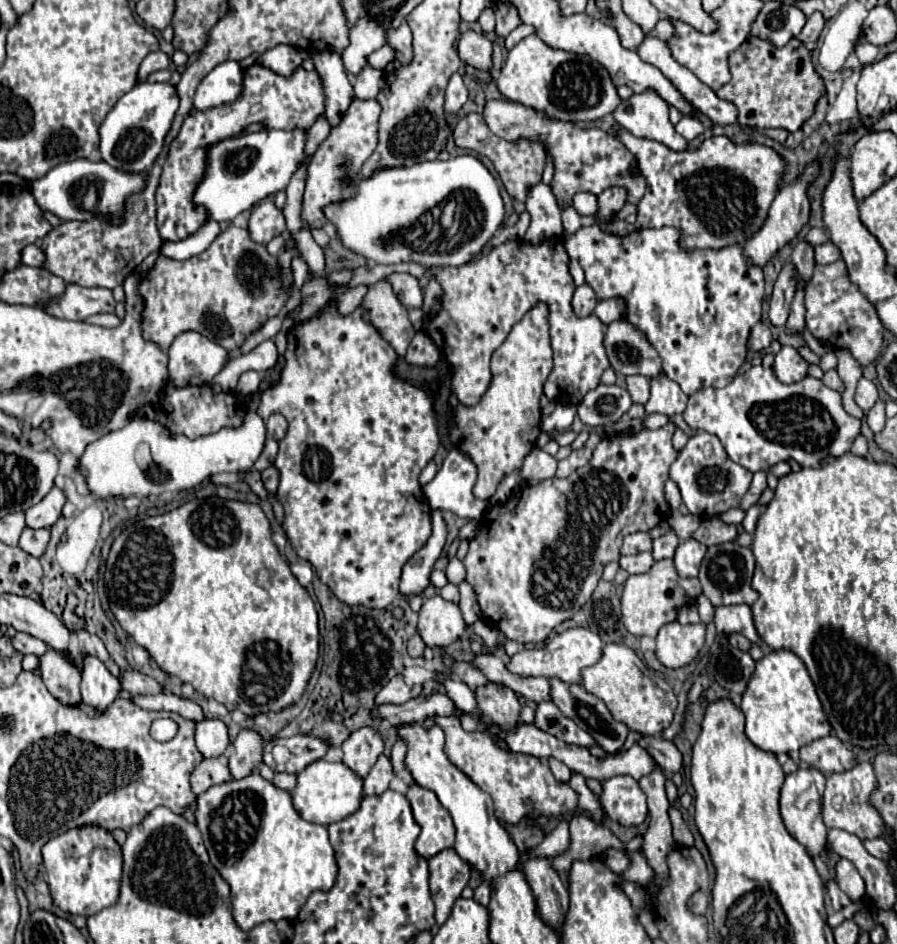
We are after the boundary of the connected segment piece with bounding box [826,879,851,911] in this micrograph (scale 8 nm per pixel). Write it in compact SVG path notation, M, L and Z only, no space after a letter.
M826 881L826 889L828 889L828 893L830 893L830 899L832 899L832 907L834 907L834 911L840 911L842 907L846 907L848 903L851 903L849 897L843 892L840 891L840 887L836 885L836 881Z

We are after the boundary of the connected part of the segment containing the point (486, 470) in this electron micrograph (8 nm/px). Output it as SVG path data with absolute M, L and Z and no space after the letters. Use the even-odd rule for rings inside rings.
M536 305L532 311L524 315L520 323L516 323L508 335L508 339L494 351L492 355L492 381L482 395L476 407L456 407L454 423L450 425L450 441L452 445L460 447L478 467L478 481L474 485L474 495L478 499L488 501L502 477L522 467L524 457L534 449L536 437L540 433L540 395L546 377L552 371L552 349L550 349L550 335L548 335L548 321L546 321L546 305Z

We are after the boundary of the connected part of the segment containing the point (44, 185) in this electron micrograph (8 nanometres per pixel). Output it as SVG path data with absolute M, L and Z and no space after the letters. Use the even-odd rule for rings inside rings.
M74 159L50 169L44 177L32 181L30 189L44 211L54 213L62 221L90 221L102 217L110 225L124 221L126 199L140 193L146 185L146 173L128 173L108 165L106 161Z

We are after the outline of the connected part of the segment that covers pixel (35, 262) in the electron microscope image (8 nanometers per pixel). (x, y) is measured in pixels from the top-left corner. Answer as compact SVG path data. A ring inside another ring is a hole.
M28 245L24 251L22 251L22 263L24 265L30 265L30 267L42 267L46 261L42 249L38 245Z

